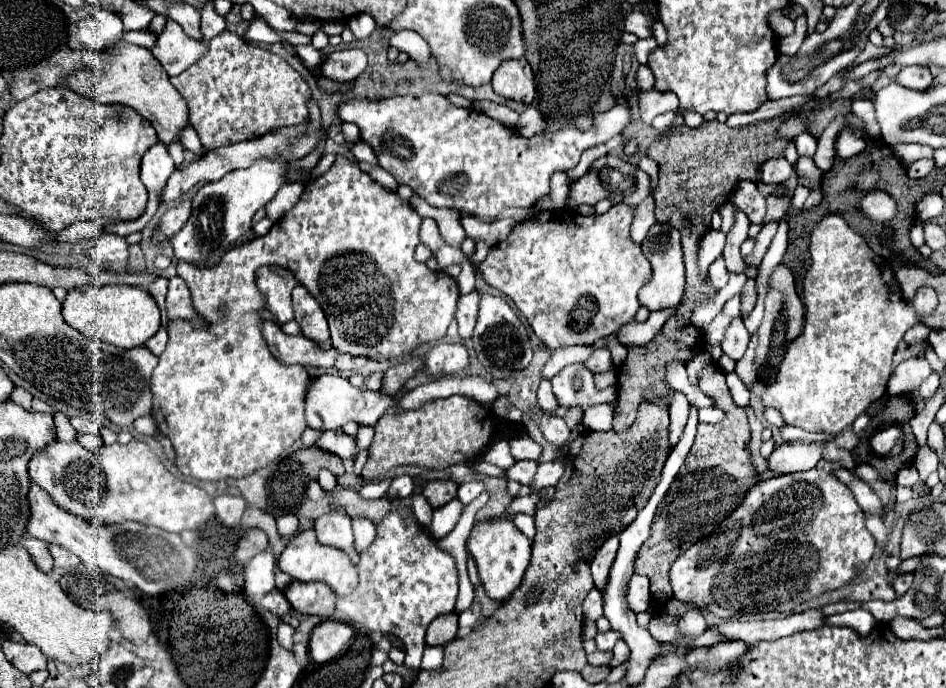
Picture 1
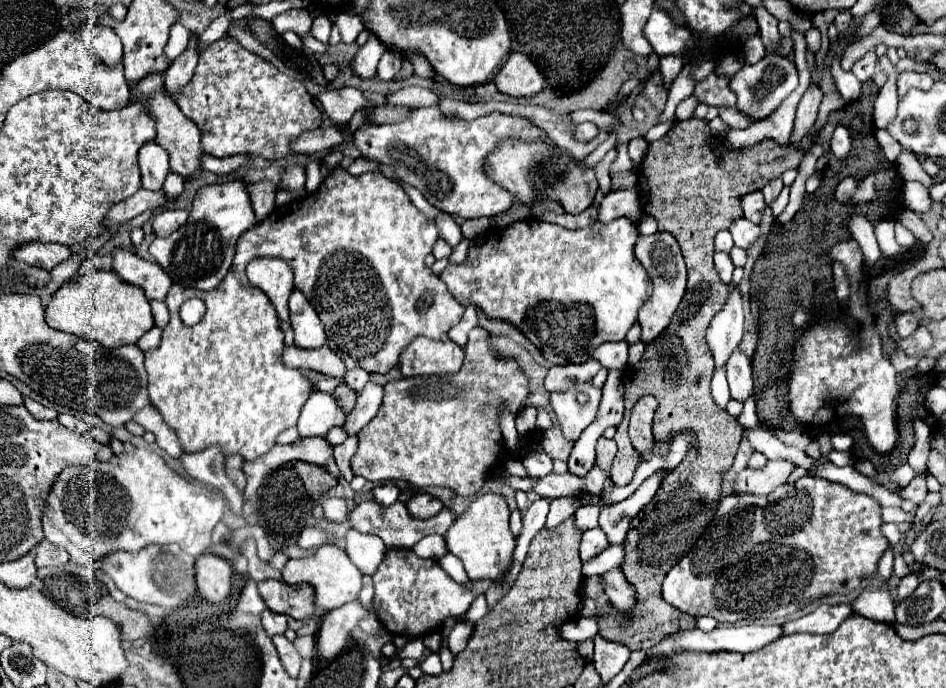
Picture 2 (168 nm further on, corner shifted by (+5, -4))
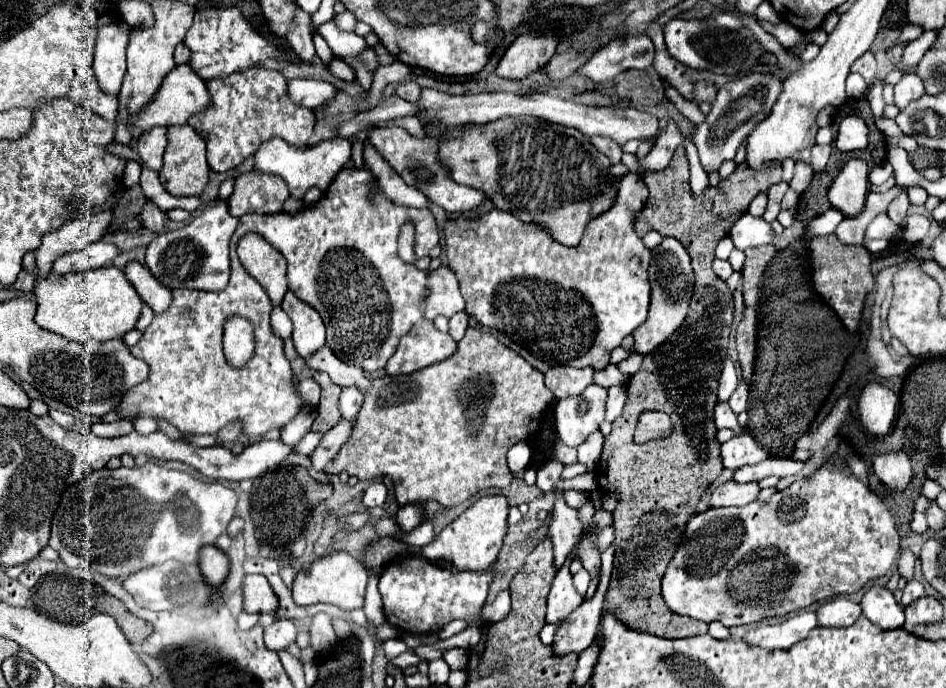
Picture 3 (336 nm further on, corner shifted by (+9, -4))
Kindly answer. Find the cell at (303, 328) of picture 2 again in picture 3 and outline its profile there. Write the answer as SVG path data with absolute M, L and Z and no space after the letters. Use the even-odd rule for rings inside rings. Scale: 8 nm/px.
M287 292L281 308L293 322L293 344L301 358L309 358L325 346L325 324L313 306L301 302L293 292Z

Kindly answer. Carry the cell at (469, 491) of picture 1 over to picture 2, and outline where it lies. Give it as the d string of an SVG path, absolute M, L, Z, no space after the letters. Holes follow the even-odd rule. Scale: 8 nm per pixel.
M373 500L357 504L349 516L351 528L379 536L387 548L413 548L421 538L425 538L429 534L445 534L449 530L449 526L455 522L455 518L457 518L455 512L447 506L437 516L433 516L429 520L419 520L419 518L411 518L409 510L403 502L395 502L391 506L379 506Z

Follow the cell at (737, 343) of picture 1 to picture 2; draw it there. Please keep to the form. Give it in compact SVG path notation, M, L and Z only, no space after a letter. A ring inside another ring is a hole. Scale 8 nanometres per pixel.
M735 350L725 368L727 368L727 382L731 388L731 396L737 400L747 400L747 396L753 392L751 360L741 350Z

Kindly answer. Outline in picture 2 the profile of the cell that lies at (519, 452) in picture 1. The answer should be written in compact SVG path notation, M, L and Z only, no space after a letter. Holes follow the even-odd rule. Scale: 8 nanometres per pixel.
M541 450L527 452L521 458L521 462L523 462L523 466L525 466L525 470L527 470L527 474L531 478L535 478L535 476L547 476L547 474L551 474L551 468L553 468L553 460L545 452L541 452Z

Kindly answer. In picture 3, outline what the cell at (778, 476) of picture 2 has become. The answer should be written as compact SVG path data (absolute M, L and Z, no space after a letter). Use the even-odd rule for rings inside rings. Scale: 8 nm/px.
M733 480L721 484L709 498L711 508L723 508L723 506L745 506L753 502L759 494L757 482L749 484L737 484Z

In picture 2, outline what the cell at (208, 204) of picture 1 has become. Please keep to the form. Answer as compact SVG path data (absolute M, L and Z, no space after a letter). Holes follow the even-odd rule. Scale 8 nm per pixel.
M245 180L203 186L193 200L185 228L175 230L167 238L155 238L149 246L149 254L173 282L185 288L213 290L231 268L235 242L253 224L255 214L249 196L249 184Z

